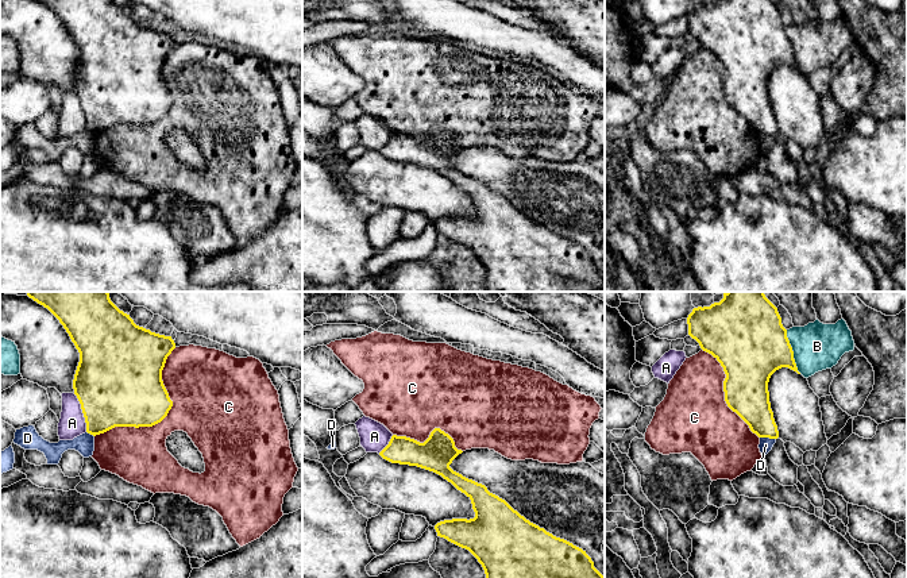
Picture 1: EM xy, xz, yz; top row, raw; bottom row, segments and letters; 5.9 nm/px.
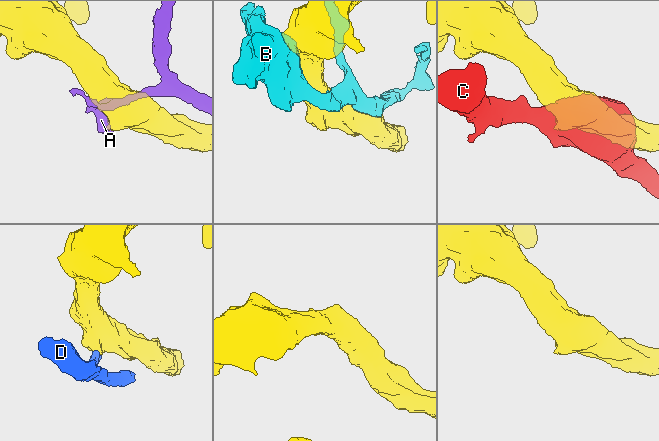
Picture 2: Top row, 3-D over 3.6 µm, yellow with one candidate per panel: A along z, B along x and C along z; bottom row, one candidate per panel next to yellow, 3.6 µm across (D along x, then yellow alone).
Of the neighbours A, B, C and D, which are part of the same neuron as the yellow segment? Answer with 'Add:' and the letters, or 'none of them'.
Add: none of them

